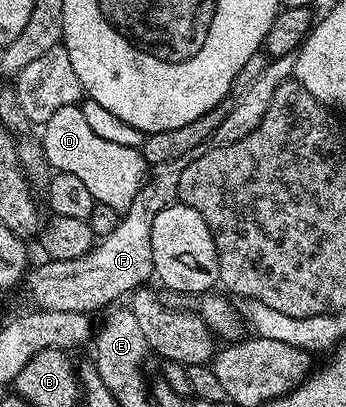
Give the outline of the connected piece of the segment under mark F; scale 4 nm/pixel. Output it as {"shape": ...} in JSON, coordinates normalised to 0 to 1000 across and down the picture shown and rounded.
{"shape":[[[575,359],[538,383],[514,383],[514,393],[491,393],[480,403],[448,410],[434,435],[408,457],[405,467],[376,491],[376,511],[364,511],[347,526],[347,545],[318,570],[318,580],[286,587],[269,602],[266,614],[249,629],[231,629],[225,639],[130,641],[130,654],[84,661],[75,676],[75,705],[81,722],[104,740],[101,749],[121,762],[156,767],[266,762],[298,764],[321,754],[347,730],[379,725],[384,713],[408,710],[416,693],[445,673],[445,619],[434,609],[434,570],[445,560],[445,531],[468,521],[468,511],[500,504],[512,494],[509,464],[514,462],[514,432],[572,383],[590,378],[592,361]]]}

